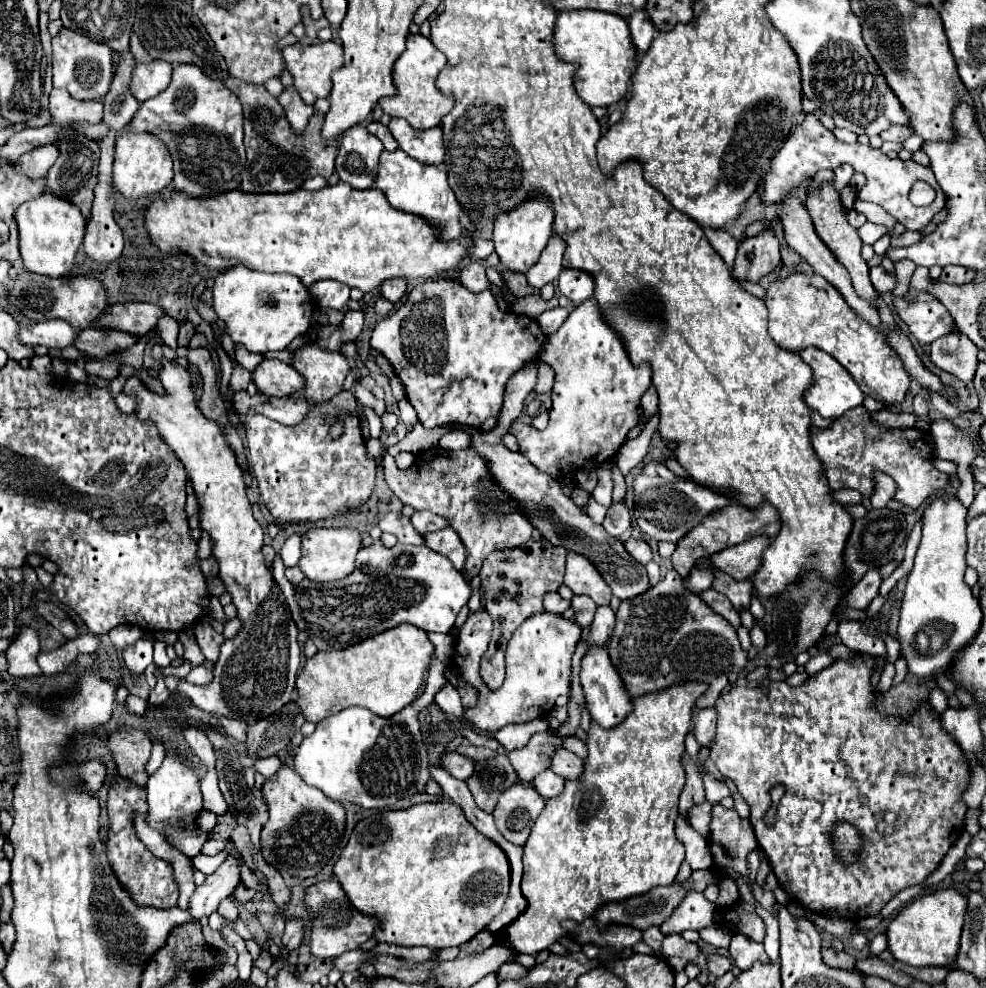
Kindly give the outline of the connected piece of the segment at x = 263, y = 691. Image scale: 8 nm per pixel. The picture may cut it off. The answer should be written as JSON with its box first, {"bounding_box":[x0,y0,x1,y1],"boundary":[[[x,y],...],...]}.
{"bounding_box":[124,359,302,717],"boundary":[[[162,359],[156,379],[162,383],[164,395],[154,393],[138,375],[126,379],[124,393],[136,399],[134,415],[140,421],[152,421],[160,439],[184,465],[198,501],[200,529],[208,533],[212,541],[212,557],[220,567],[218,577],[224,583],[226,593],[232,597],[232,605],[238,611],[236,617],[242,623],[240,631],[222,643],[220,657],[214,663],[212,683],[192,685],[181,679],[178,691],[190,697],[196,707],[216,717],[220,717],[220,713],[226,715],[226,709],[260,709],[256,711],[256,717],[268,717],[292,701],[302,653],[296,641],[298,629],[290,617],[286,597],[262,555],[264,531],[252,517],[242,469],[238,467],[234,451],[222,437],[220,427],[198,409],[188,369],[180,367],[176,361]]]}

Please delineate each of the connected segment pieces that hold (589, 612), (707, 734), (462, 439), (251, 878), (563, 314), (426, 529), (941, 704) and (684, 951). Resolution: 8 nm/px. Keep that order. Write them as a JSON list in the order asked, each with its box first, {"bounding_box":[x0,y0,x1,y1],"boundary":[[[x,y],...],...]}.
[{"bounding_box":[572,597,596,641],"boundary":[[[574,597],[574,599],[572,599],[572,609],[574,609],[572,621],[584,629],[584,635],[582,635],[582,641],[584,641],[584,639],[586,639],[586,629],[588,629],[590,623],[592,623],[596,605],[594,605],[594,601],[590,601],[588,597]]]},{"bounding_box":[692,707,716,747],"boundary":[[[708,707],[708,709],[700,709],[692,715],[692,723],[694,723],[694,737],[698,741],[700,747],[710,747],[710,743],[714,741],[714,729],[716,729],[716,709]]]},{"bounding_box":[439,430,471,451],"boundary":[[[454,430],[443,435],[439,441],[439,447],[449,451],[466,449],[470,446],[471,436],[463,431]]]},{"bounding_box":[240,865,271,895],"boundary":[[[246,865],[240,866],[240,875],[241,880],[247,887],[253,888],[257,891],[262,891],[263,893],[266,893],[268,895],[271,894],[268,885],[266,884],[261,885],[261,883],[258,882],[258,879],[252,872],[252,870],[249,869]]]},{"bounding_box":[536,307,570,335],"boundary":[[[554,307],[554,309],[546,309],[536,321],[538,321],[538,325],[540,325],[540,329],[542,329],[544,335],[552,335],[566,321],[568,313],[570,311],[564,309],[564,307]]]},{"bounding_box":[410,511,446,533],"boundary":[[[416,511],[412,517],[410,517],[414,529],[418,533],[430,533],[430,531],[438,531],[442,527],[446,527],[446,519],[430,513],[430,511]]]},{"bounding_box":[928,689,948,713],"boundary":[[[932,689],[932,691],[930,691],[930,697],[928,697],[928,705],[930,705],[936,713],[942,713],[942,711],[948,707],[948,699],[946,699],[946,695],[944,695],[940,689]]]},{"bounding_box":[662,935,700,959],"boundary":[[[668,935],[662,943],[662,953],[666,957],[682,957],[682,959],[696,959],[700,955],[700,949],[696,943],[688,943],[682,939],[682,935]]]}]

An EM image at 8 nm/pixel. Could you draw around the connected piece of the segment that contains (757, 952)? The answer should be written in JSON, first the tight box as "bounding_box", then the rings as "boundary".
{"bounding_box":[730,935,768,971],"boundary":[[[734,935],[732,941],[730,941],[730,955],[734,959],[734,963],[744,971],[744,969],[750,969],[756,961],[762,961],[762,963],[768,963],[768,955],[762,947],[762,943],[756,943],[756,941],[750,941],[748,937],[742,937],[742,935]]]}

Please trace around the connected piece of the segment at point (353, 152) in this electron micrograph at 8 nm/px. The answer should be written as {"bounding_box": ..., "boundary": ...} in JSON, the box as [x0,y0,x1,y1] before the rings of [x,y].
{"bounding_box":[336,125,384,189],"boundary":[[[354,125],[344,131],[336,155],[336,173],[340,181],[352,185],[354,189],[372,187],[374,169],[382,151],[384,147],[380,139],[370,135],[366,127]]]}

